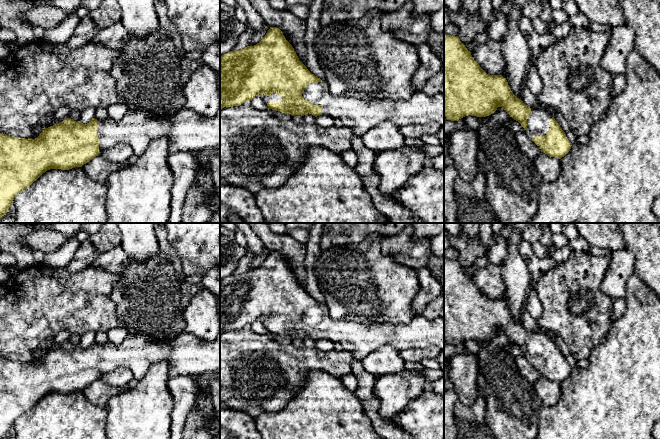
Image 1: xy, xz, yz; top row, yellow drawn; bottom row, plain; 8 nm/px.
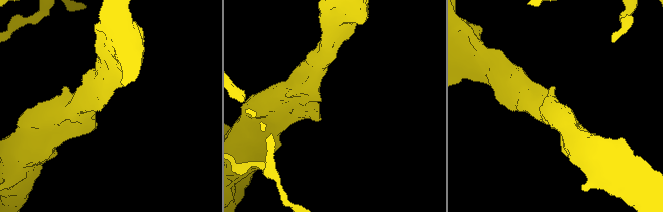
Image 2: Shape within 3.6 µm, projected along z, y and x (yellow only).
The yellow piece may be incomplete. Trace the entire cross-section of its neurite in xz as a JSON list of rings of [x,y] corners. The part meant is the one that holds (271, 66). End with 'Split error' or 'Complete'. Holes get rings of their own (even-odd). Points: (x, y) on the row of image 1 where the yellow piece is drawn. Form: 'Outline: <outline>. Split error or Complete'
Outline: [[[270,27],[256,45],[230,51],[220,57],[220,110],[251,101],[259,94],[264,95],[263,100],[268,109],[289,113],[292,116],[304,116],[309,113],[315,117],[325,115],[334,120],[341,119],[343,126],[350,128],[359,136],[385,121],[397,126],[427,125],[433,122],[444,126],[444,95],[441,93],[429,96],[422,90],[416,90],[408,100],[399,102],[332,95],[327,82],[307,69],[277,27]]]. Split error

